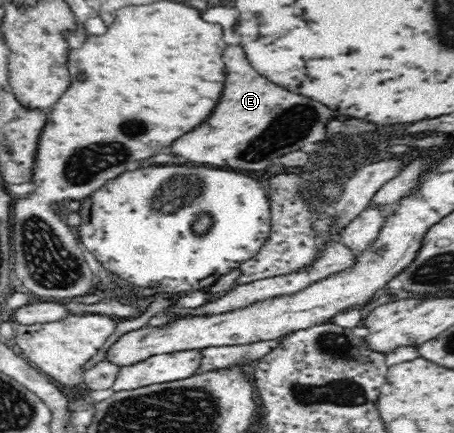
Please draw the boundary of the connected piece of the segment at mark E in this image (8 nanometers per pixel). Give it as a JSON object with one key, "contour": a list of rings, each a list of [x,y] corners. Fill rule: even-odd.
{"contour":[[[227,46],[223,62],[227,80],[221,102],[217,102],[209,120],[169,146],[175,156],[219,168],[263,170],[273,164],[275,158],[325,138],[325,124],[335,116],[329,107],[259,76],[247,62],[241,46]]]}

